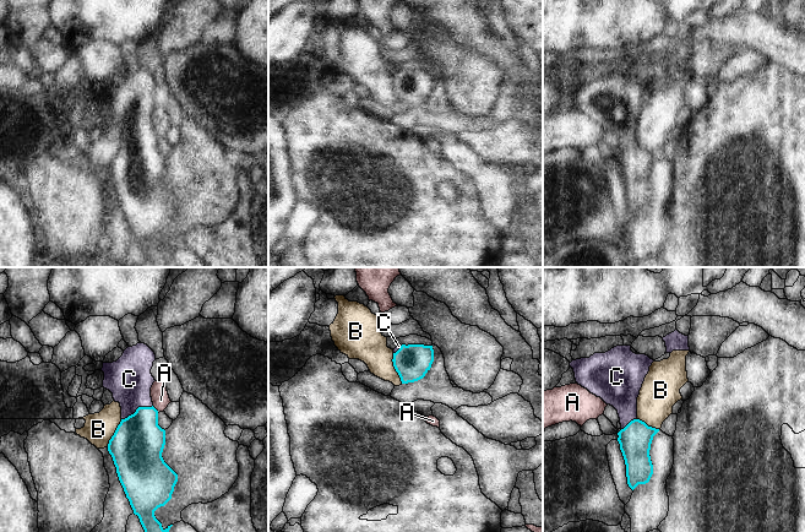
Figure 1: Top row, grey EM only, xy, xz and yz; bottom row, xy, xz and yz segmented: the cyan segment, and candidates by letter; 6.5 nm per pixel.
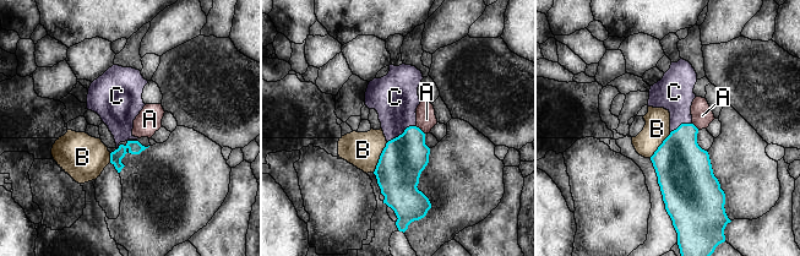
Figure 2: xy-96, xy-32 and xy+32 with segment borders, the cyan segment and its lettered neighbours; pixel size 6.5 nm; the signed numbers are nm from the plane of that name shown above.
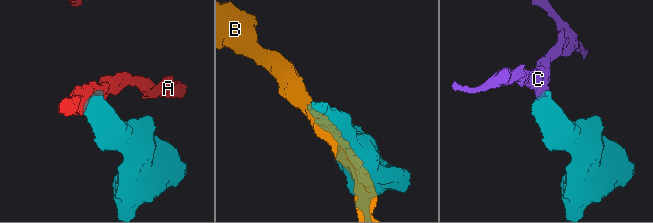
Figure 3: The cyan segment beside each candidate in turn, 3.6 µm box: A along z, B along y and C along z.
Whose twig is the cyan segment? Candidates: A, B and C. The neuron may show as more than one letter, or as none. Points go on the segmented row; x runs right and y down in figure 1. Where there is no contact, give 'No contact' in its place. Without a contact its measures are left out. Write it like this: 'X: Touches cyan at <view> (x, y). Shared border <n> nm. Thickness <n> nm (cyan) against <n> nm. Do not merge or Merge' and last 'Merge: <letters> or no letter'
A: Touches cyan at xy (156, 410). Shared border 60 nm. Thickness 340 nm (cyan) against 120 nm. Do not merge
B: Touches cyan at xz (395, 368). Shared border 220 nm. Thickness 240 nm (cyan) against 240 nm. Do not merge
C: Touches cyan at xy (136, 410). Shared border 220 nm. Thickness 340 nm (cyan) against 300 nm. Merge
Merge: C.

